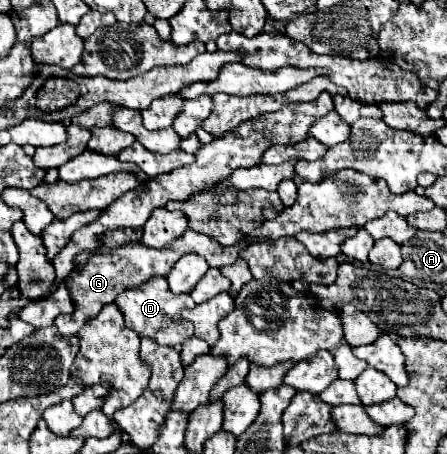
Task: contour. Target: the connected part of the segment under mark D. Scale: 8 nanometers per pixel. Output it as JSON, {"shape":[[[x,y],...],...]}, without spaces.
{"shape":[[[164,278],[148,280],[148,284],[142,284],[138,288],[132,288],[128,292],[122,292],[116,298],[118,308],[124,314],[124,322],[128,328],[132,328],[140,338],[152,338],[160,346],[172,346],[180,348],[182,346],[182,332],[194,332],[192,322],[182,318],[182,308],[194,308],[194,300],[188,294],[172,294],[168,288],[168,282]]]}

